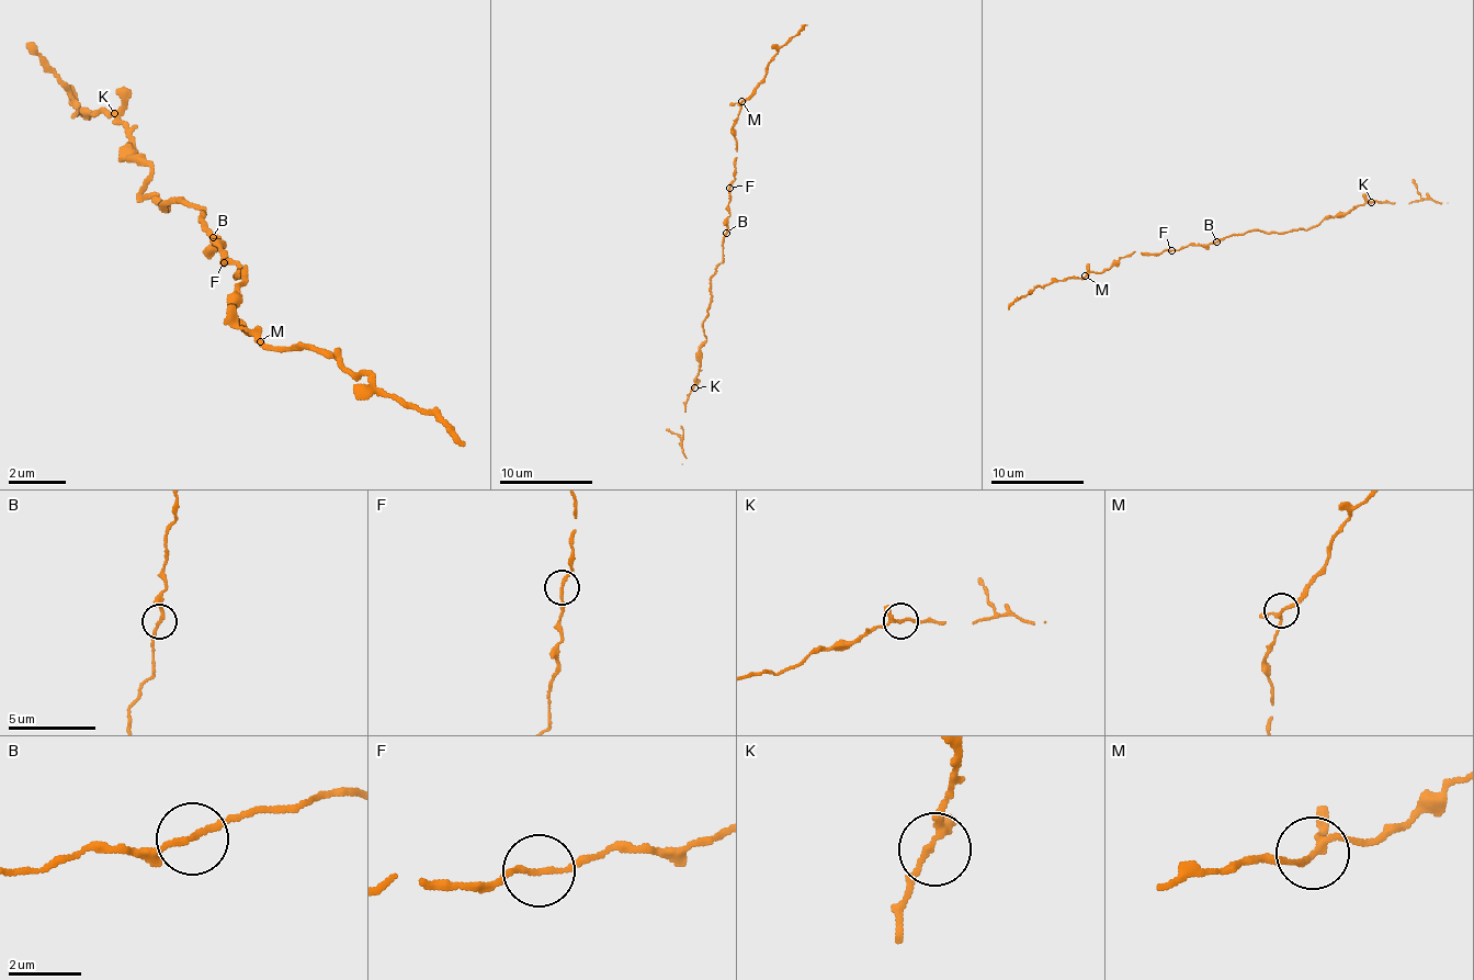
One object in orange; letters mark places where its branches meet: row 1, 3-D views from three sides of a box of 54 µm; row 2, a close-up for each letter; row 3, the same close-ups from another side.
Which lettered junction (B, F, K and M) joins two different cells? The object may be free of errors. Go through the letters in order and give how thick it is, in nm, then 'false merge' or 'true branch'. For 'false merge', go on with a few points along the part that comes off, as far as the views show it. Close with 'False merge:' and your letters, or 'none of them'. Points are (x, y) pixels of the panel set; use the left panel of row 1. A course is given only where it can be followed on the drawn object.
B: 160 nm | true branch
F: 140 nm | true branch
K: 160 nm | true branch
M: 160 nm | true branch
False merge: none of them

